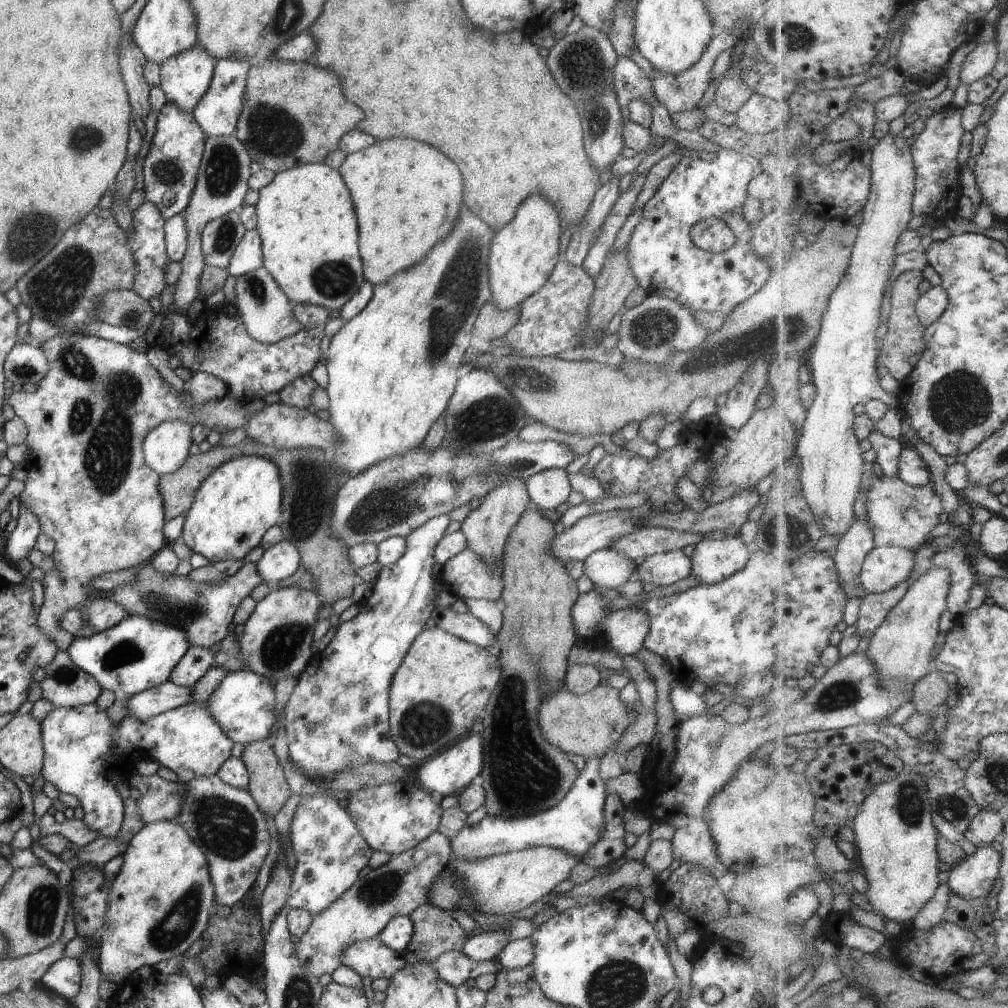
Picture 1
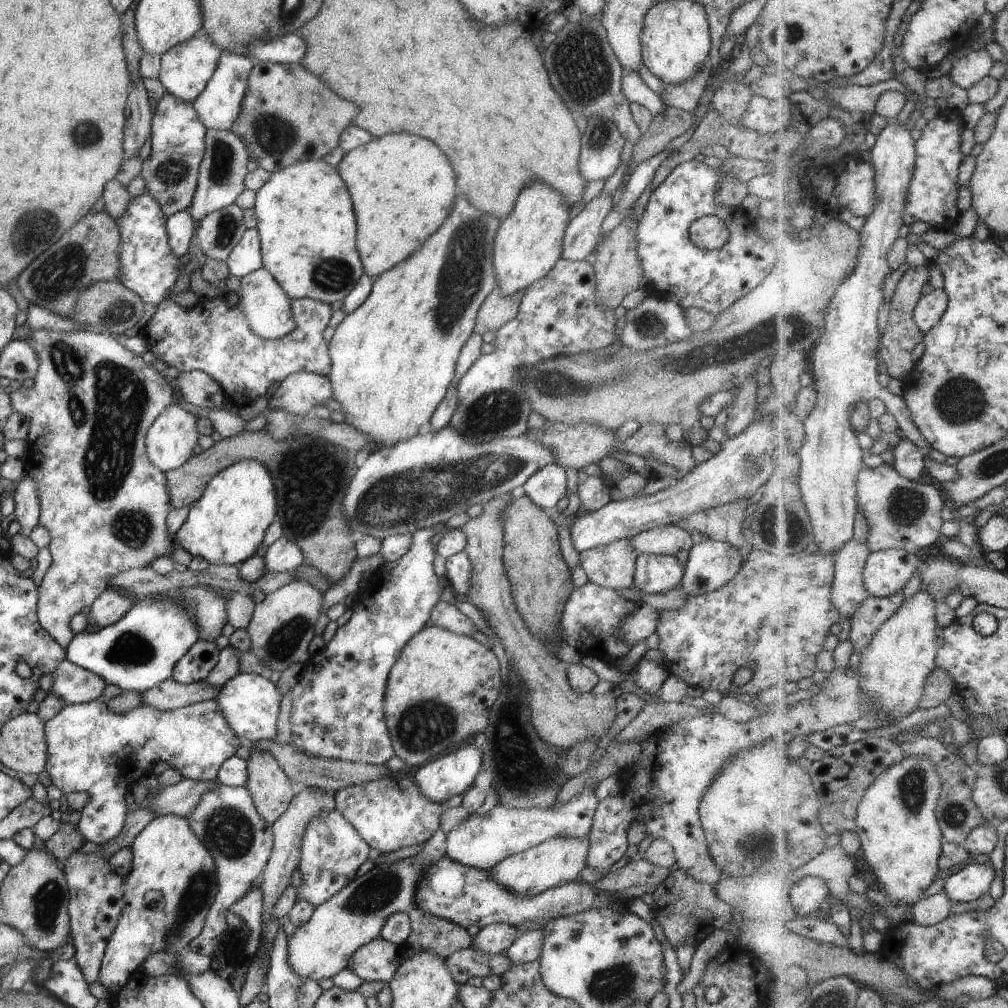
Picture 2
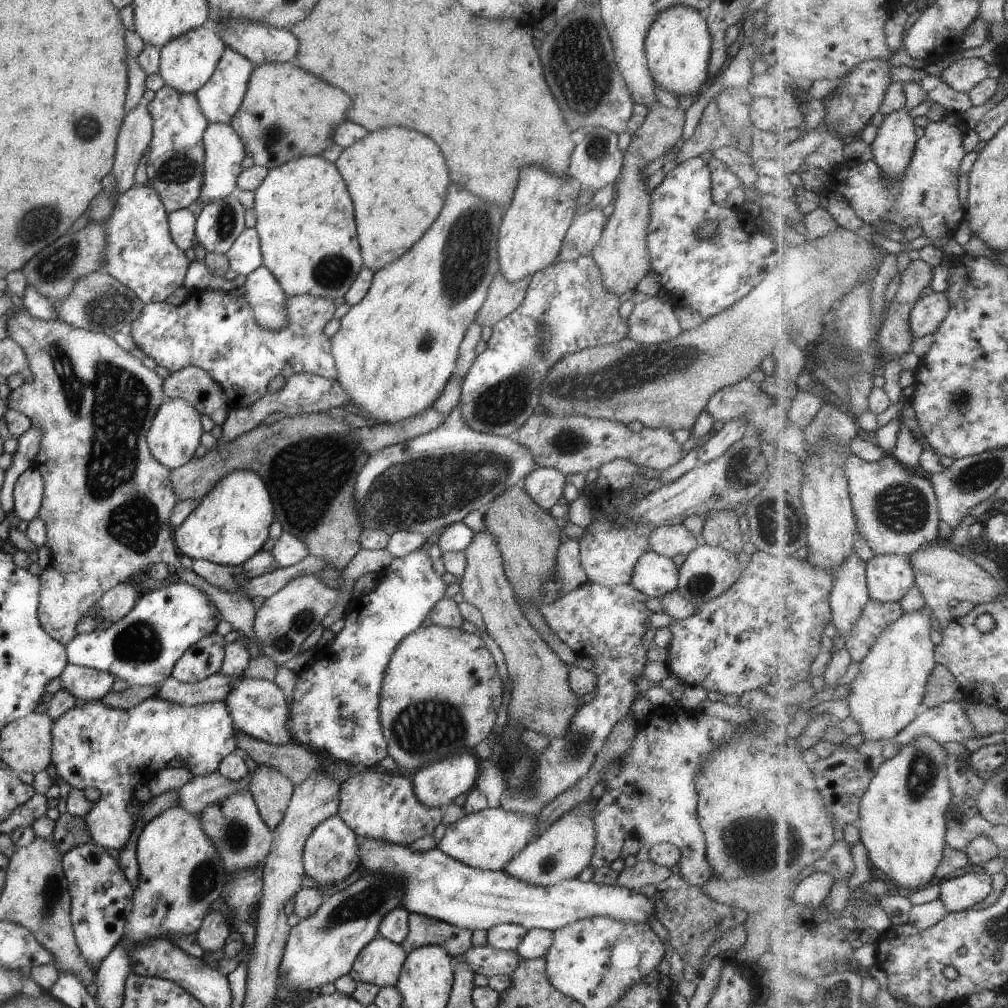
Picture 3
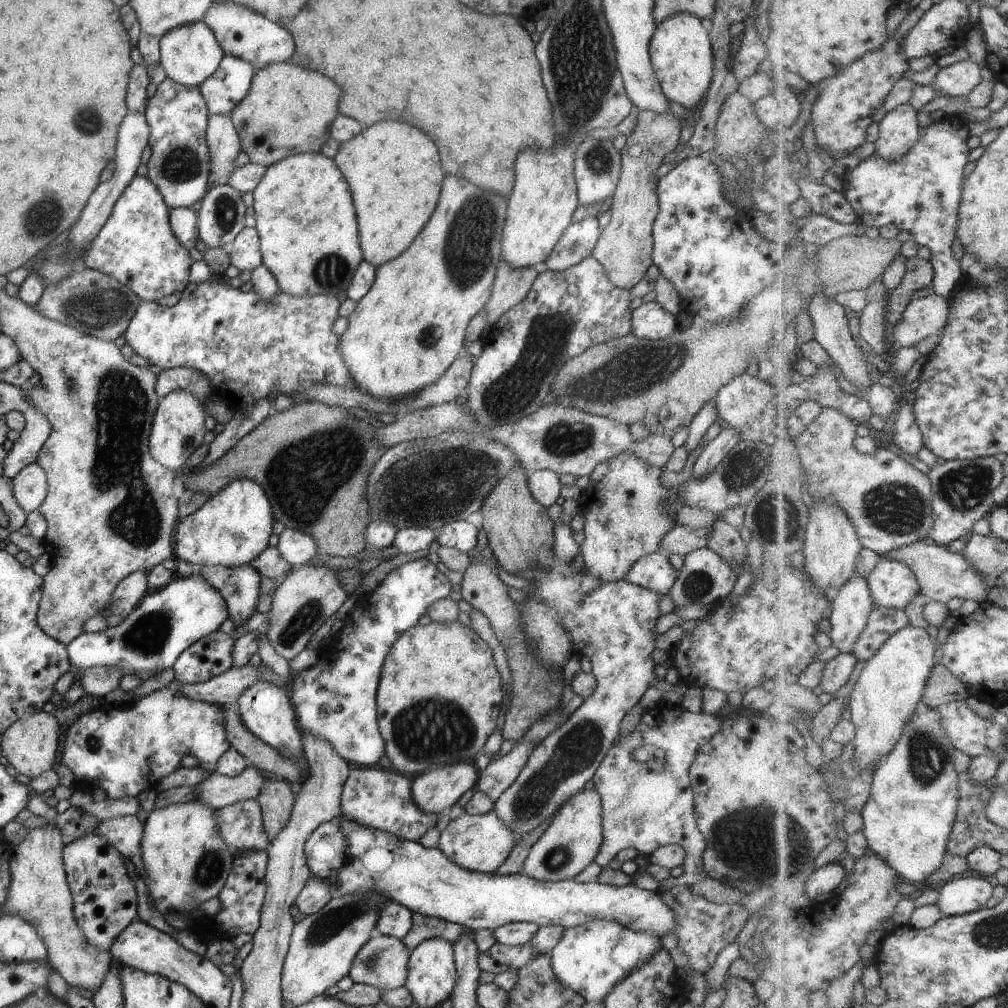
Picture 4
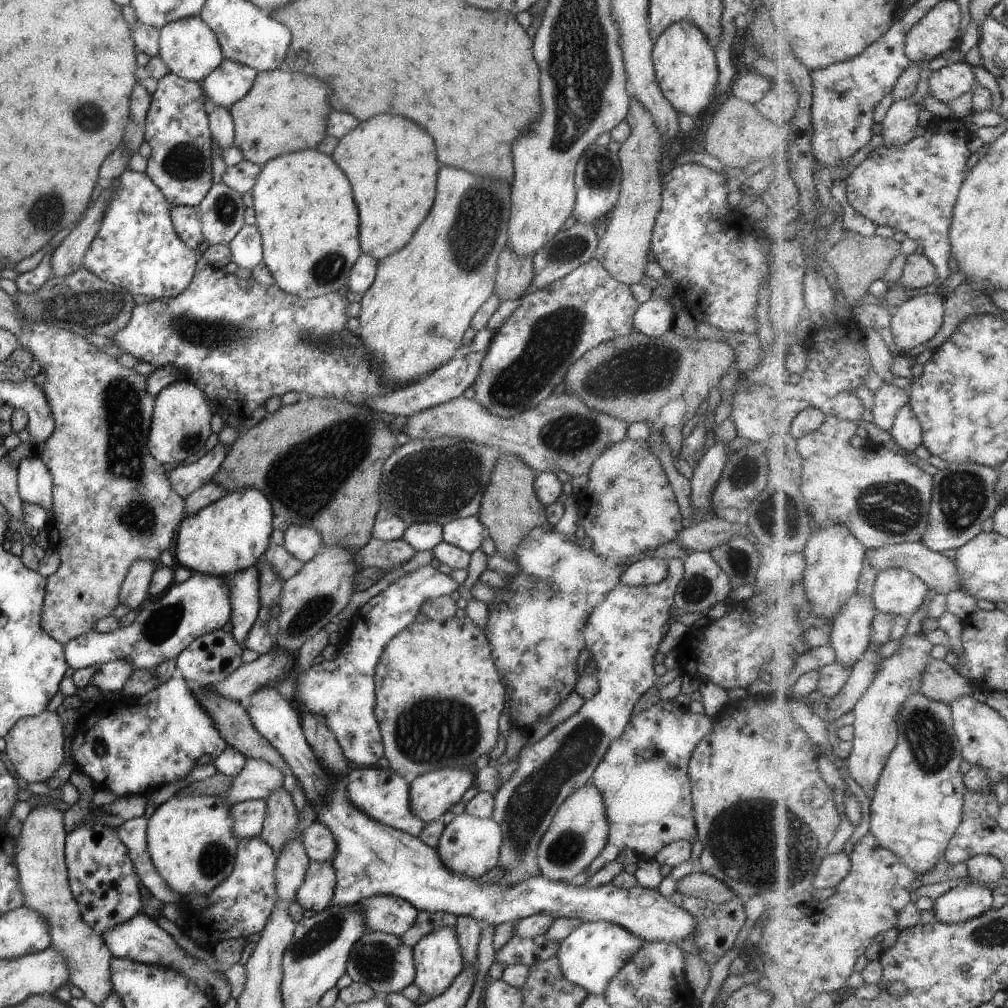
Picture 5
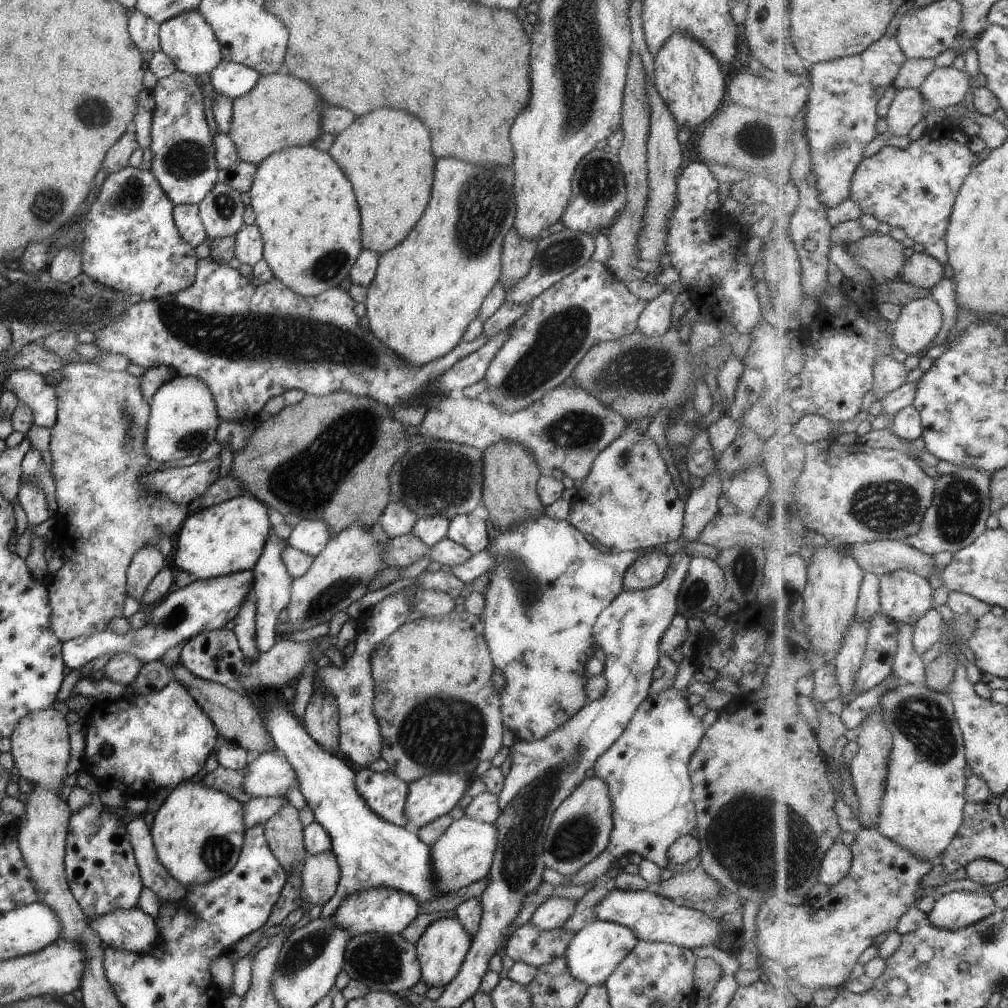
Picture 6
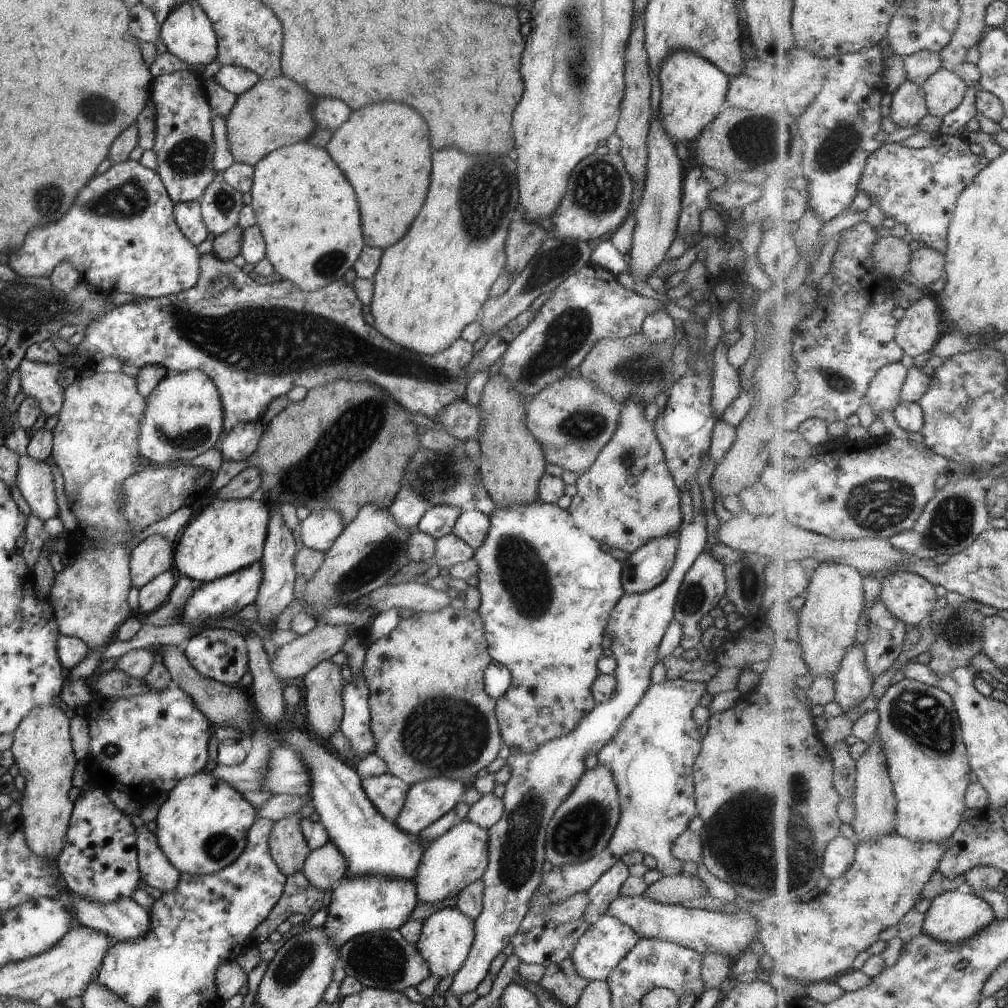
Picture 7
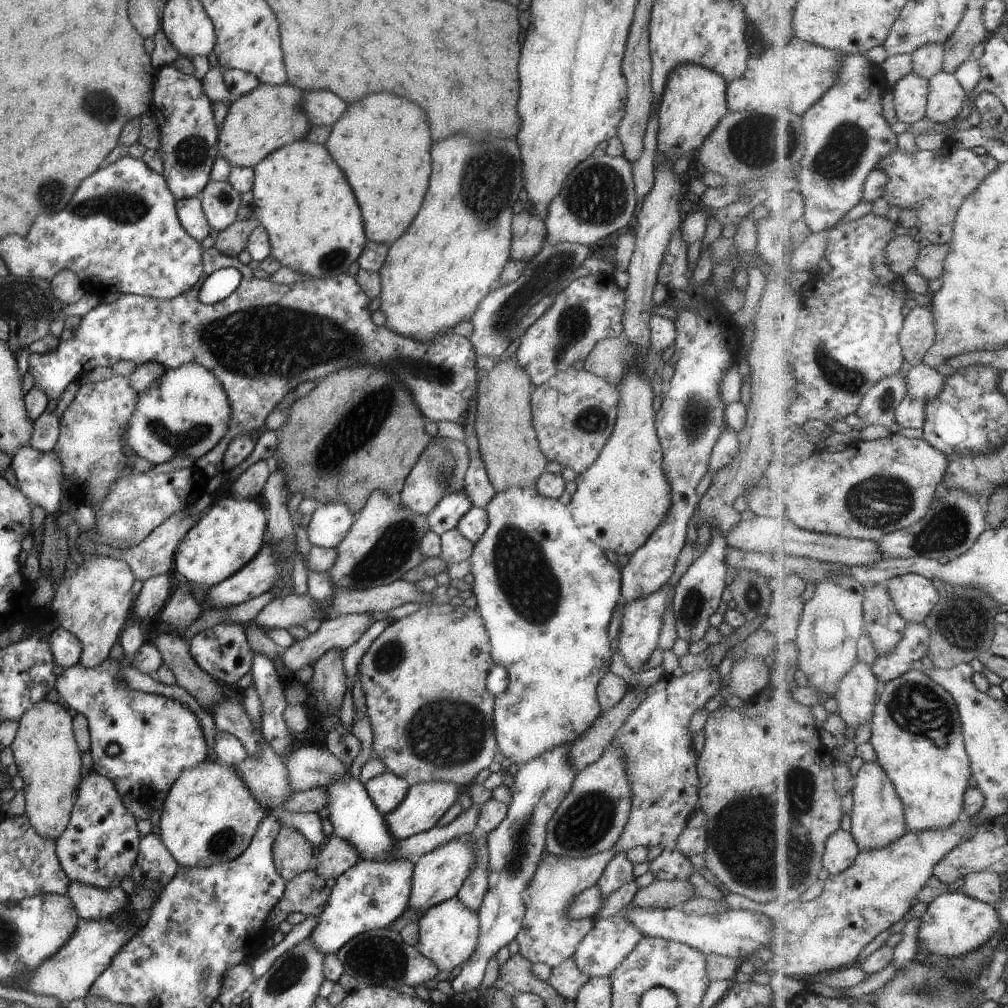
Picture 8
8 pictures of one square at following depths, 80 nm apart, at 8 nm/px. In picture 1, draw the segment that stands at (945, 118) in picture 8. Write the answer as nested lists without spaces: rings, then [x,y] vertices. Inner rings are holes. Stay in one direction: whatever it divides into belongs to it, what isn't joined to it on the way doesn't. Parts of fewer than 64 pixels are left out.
[[[996,40],[977,44],[967,54],[959,72],[959,80],[966,85],[970,85],[991,75],[997,68],[998,58],[999,51]]]

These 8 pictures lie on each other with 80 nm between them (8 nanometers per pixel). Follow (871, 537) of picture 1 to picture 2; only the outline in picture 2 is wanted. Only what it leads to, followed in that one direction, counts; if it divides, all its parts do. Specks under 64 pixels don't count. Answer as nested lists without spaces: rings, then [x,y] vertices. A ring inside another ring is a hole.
[[[853,538],[843,546],[843,550],[833,554],[836,560],[835,564],[835,584],[834,584],[834,602],[835,608],[839,608],[843,619],[853,616],[861,607],[861,604],[870,596],[864,584],[864,569],[870,554],[873,553],[869,540],[859,542]]]

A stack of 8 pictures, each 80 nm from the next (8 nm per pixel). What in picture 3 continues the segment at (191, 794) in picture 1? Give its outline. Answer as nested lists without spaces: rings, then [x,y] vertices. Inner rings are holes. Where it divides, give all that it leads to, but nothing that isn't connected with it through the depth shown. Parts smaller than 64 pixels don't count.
[[[249,791],[235,792],[227,796],[225,800],[219,800],[217,804],[205,806],[198,813],[201,830],[205,836],[211,840],[215,852],[219,854],[219,860],[223,864],[226,880],[233,872],[247,870],[247,868],[257,868],[262,866],[265,856],[267,856],[271,843],[271,829],[259,817],[255,802]],[[209,910],[202,918],[195,941],[203,952],[215,952],[223,947],[229,932],[227,916]]]

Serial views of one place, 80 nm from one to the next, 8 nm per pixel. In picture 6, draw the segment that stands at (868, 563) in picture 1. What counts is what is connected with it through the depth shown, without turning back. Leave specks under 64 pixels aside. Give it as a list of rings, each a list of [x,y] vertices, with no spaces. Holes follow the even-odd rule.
[[[911,571],[880,576],[881,608],[893,620],[915,625],[935,606],[935,589],[926,577]]]

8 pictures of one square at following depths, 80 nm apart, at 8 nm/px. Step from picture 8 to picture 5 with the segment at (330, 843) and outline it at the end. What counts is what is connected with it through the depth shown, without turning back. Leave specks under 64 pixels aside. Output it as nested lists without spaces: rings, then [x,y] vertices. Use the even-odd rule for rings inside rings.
[[[309,861],[294,901],[306,910],[306,914],[318,912],[329,906],[334,884],[332,863]]]

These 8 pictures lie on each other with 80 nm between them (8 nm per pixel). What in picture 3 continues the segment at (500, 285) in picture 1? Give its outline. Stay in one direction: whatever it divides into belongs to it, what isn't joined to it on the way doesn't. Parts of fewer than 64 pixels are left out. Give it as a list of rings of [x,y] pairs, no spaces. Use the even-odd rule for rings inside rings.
[[[529,164],[519,170],[517,186],[502,214],[497,235],[496,268],[505,280],[523,280],[525,276],[532,276],[556,262],[565,232],[576,216],[575,204],[579,190],[580,186],[572,178],[553,176],[541,166]]]

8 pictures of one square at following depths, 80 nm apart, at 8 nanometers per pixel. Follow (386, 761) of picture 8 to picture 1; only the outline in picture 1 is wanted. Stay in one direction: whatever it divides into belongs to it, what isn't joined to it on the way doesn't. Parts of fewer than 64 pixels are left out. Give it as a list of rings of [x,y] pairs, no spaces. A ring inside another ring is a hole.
[[[437,626],[419,632],[392,674],[388,688],[389,734],[398,754],[407,756],[415,763],[432,756],[439,748],[451,745],[459,736],[466,735],[473,722],[483,716],[483,709],[499,677],[499,658],[491,655],[484,647],[453,636]]]

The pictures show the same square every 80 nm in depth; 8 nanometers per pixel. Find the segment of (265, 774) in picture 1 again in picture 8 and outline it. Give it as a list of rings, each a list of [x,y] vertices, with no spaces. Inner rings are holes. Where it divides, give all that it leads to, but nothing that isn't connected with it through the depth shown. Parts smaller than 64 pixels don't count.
[[[281,827],[275,835],[272,844],[272,859],[277,874],[286,883],[299,872],[313,868],[312,844],[291,827]]]

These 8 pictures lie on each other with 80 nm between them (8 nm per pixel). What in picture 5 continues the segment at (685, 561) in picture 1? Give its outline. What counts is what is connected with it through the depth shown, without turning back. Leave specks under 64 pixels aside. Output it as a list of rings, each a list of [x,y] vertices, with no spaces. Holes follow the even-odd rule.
[[[657,557],[640,558],[625,567],[618,582],[621,585],[647,586],[657,584],[667,574],[667,560]]]

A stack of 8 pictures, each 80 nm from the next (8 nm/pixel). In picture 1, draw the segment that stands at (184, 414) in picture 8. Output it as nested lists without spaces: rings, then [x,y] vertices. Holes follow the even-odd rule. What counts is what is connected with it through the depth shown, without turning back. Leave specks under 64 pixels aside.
[[[181,419],[162,420],[142,442],[145,464],[160,475],[172,473],[188,457],[191,425]]]

